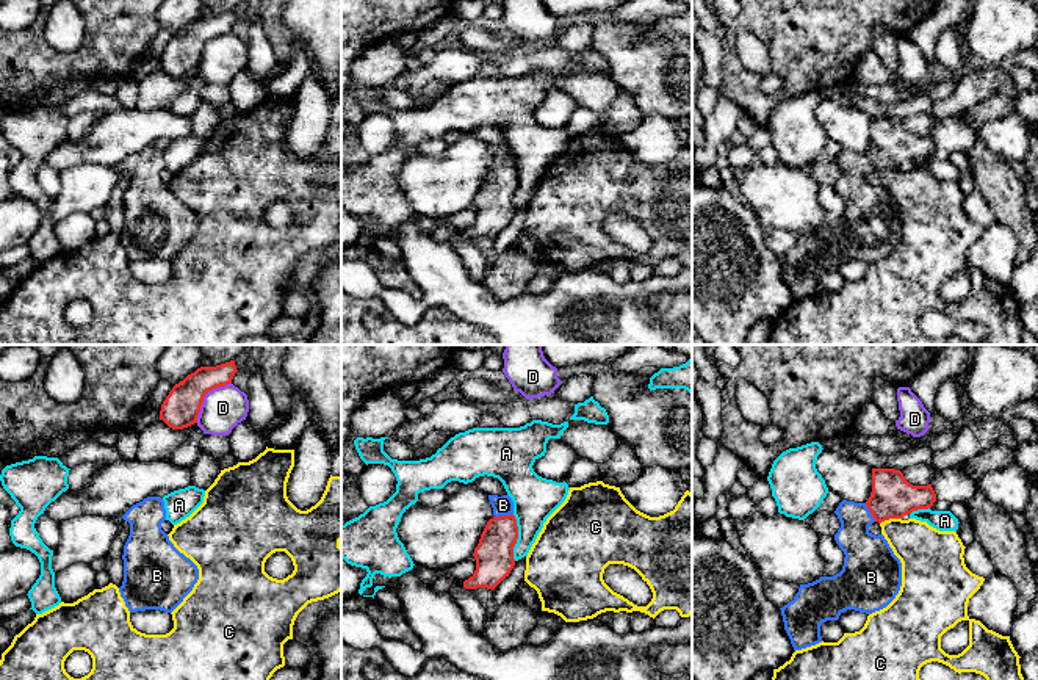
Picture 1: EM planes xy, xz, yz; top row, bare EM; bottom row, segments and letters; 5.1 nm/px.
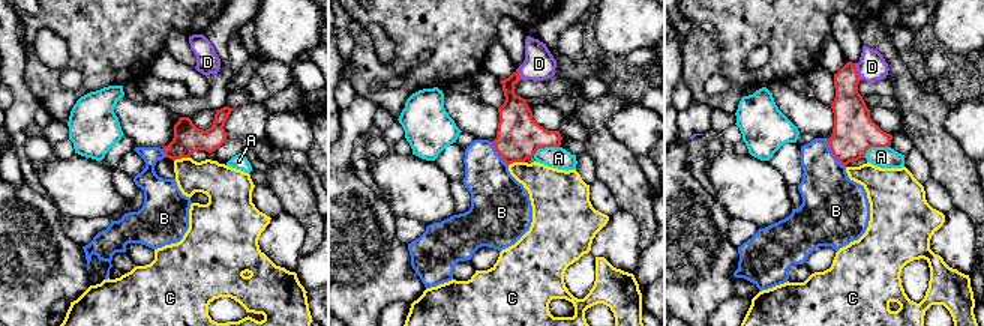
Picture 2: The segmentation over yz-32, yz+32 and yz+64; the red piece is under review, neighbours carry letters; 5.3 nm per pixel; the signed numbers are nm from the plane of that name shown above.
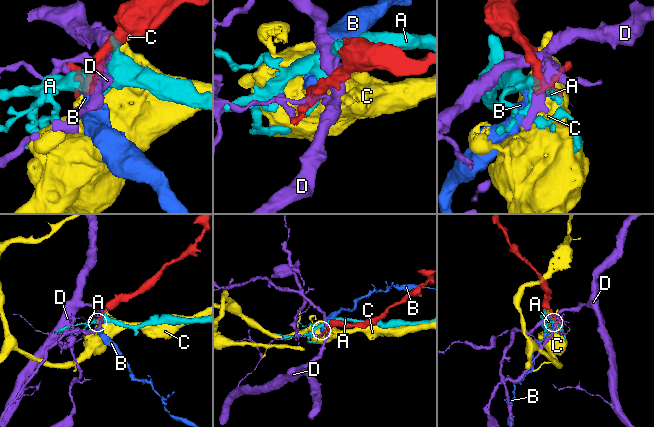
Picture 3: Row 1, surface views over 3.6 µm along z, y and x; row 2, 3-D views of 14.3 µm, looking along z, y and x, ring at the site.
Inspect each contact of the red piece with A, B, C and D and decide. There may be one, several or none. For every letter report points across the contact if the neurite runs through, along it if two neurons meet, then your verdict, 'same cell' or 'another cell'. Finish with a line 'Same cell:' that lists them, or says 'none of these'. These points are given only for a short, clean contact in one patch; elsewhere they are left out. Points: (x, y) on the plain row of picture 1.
A: another cell
B: runs through xz (493, 204), (503, 177), (503, 165), (503, 154); same cell
C: another cell
D: another cell
Same cell: B

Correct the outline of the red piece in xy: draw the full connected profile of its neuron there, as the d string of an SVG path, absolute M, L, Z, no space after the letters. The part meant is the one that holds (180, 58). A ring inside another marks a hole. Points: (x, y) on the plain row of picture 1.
M235 9L197 17L172 36L161 53L160 69L172 78L197 72L204 45L213 38L232 33L236 20Z

